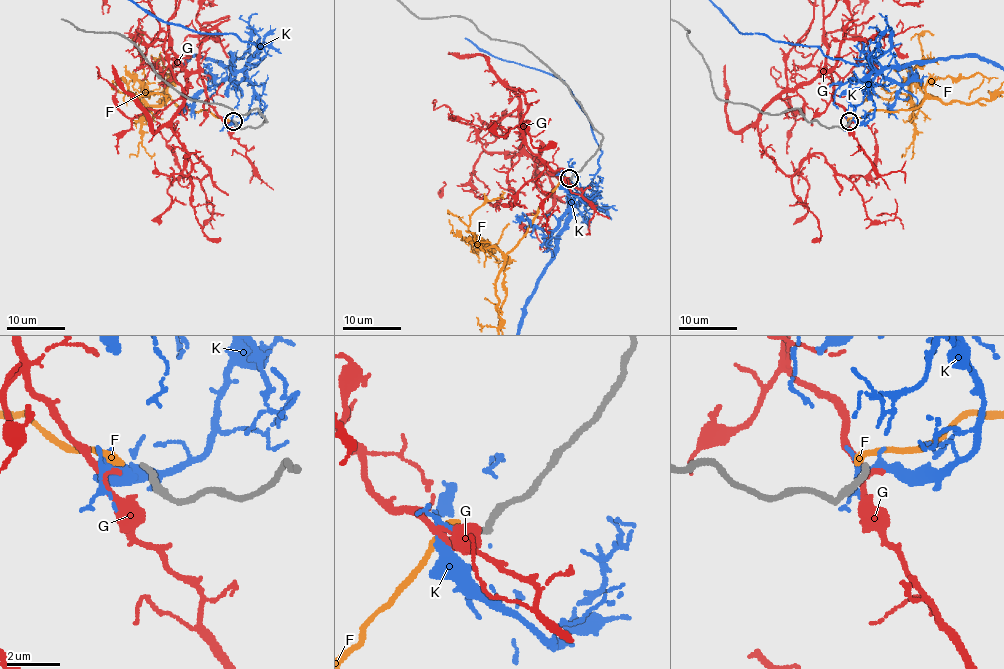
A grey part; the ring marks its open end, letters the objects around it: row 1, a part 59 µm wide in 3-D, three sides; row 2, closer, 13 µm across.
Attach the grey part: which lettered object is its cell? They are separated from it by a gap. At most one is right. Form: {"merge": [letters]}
{"merge": ["F"]}

